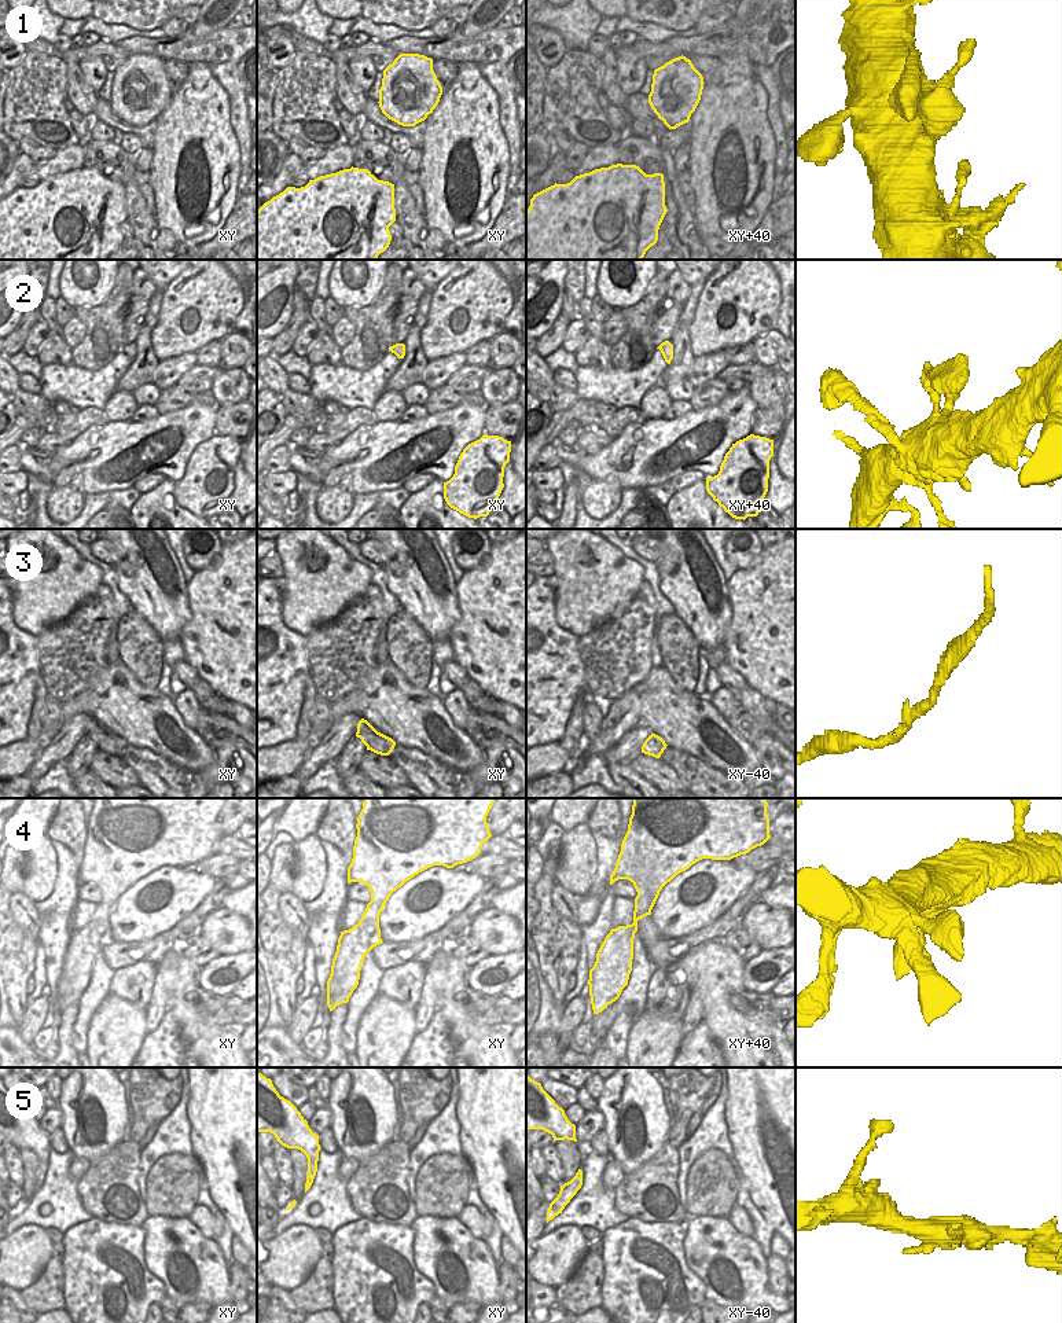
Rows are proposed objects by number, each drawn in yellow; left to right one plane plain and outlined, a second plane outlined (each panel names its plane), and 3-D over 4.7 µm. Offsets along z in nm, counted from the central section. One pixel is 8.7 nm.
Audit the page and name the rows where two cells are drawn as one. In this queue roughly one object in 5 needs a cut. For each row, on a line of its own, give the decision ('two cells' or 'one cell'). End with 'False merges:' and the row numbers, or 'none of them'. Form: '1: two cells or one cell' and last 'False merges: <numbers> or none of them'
1: one cell
2: one cell
3: one cell
4: one cell
5: one cell
False merges: none of them

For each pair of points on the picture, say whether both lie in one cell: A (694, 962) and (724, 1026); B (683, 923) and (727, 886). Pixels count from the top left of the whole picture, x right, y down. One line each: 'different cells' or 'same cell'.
A: same cell
B: same cell

